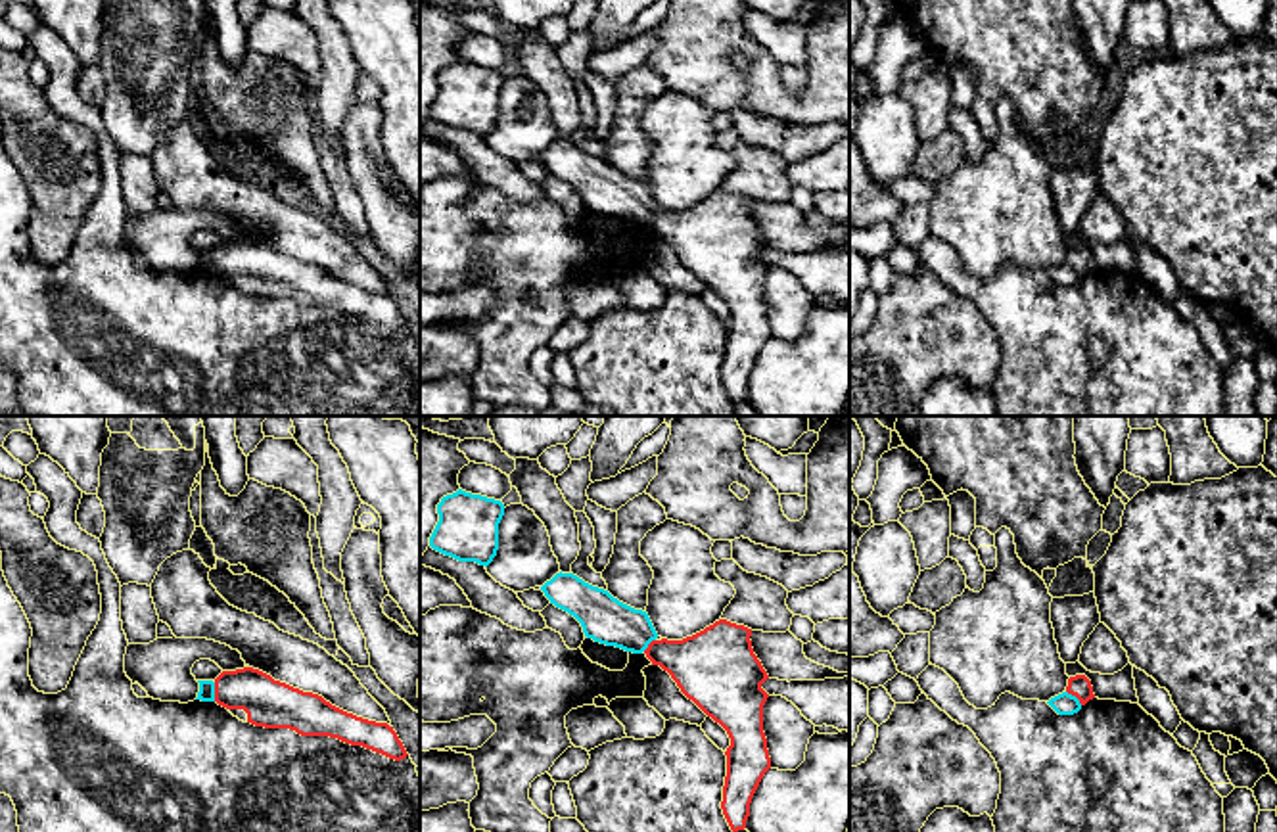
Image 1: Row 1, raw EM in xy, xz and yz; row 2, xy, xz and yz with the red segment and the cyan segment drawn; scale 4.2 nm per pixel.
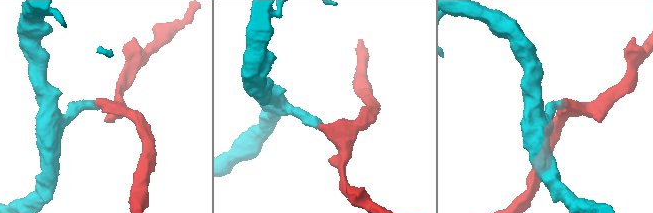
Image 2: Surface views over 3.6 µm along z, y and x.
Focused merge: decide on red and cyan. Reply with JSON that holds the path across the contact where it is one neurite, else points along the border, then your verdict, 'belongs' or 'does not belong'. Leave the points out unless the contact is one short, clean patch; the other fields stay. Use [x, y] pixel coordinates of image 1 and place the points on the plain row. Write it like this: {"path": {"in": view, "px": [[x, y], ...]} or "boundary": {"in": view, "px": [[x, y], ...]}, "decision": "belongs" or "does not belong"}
{"path": {"in": "xy", "px": [[271, 275], [255, 263], [215, 263], [206, 263]]}, "decision": "belongs"}

